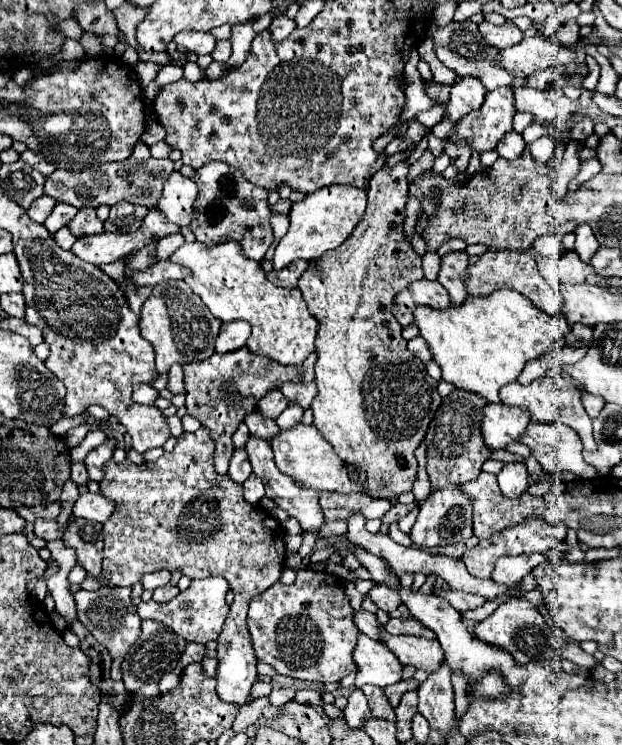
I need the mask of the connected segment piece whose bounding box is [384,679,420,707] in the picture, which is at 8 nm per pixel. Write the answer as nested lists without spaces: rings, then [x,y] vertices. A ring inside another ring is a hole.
[[[410,679],[410,681],[400,681],[398,685],[390,685],[390,687],[386,687],[384,693],[386,693],[388,701],[390,701],[390,707],[398,707],[402,695],[404,695],[406,691],[416,691],[418,685],[420,685],[420,683],[418,683],[416,679]]]

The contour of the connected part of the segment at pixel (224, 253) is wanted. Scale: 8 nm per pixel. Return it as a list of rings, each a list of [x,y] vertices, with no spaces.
[[[236,241],[214,247],[186,243],[172,255],[172,261],[192,271],[192,277],[188,277],[186,283],[216,319],[224,323],[246,319],[252,325],[252,335],[248,339],[248,343],[252,341],[248,347],[252,353],[274,359],[280,365],[300,365],[310,353],[314,353],[318,321],[308,313],[302,293],[298,289],[282,289],[270,283],[260,263],[246,259]]]

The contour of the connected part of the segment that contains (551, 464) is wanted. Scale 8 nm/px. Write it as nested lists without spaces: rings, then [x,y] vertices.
[[[530,423],[526,427],[526,433],[522,433],[522,437],[518,437],[518,441],[524,443],[532,451],[532,455],[536,457],[536,461],[542,465],[542,469],[546,473],[570,471],[580,479],[596,479],[598,477],[598,471],[582,459],[582,443],[580,443],[578,435],[574,433],[574,429],[570,429],[568,425],[560,425],[560,423],[554,423],[554,425]]]

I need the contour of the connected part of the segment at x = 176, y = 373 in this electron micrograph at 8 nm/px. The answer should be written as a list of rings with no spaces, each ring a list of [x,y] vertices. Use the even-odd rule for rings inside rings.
[[[172,365],[168,371],[168,391],[184,393],[184,373],[182,365]]]

